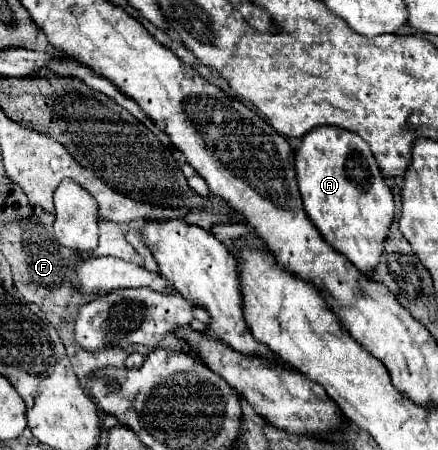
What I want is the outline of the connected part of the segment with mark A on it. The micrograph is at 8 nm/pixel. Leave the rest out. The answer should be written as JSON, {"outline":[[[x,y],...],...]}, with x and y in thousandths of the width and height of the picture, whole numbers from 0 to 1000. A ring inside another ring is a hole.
{"outline":[[[733,278],[692,300],[687,322],[674,331],[674,384],[683,429],[696,456],[696,469],[715,500],[728,509],[733,527],[774,562],[783,562],[820,602],[847,607],[865,584],[874,562],[874,531],[884,527],[893,487],[897,487],[897,429],[884,402],[870,389],[870,376],[842,331],[842,322],[815,300],[779,282]]]}

